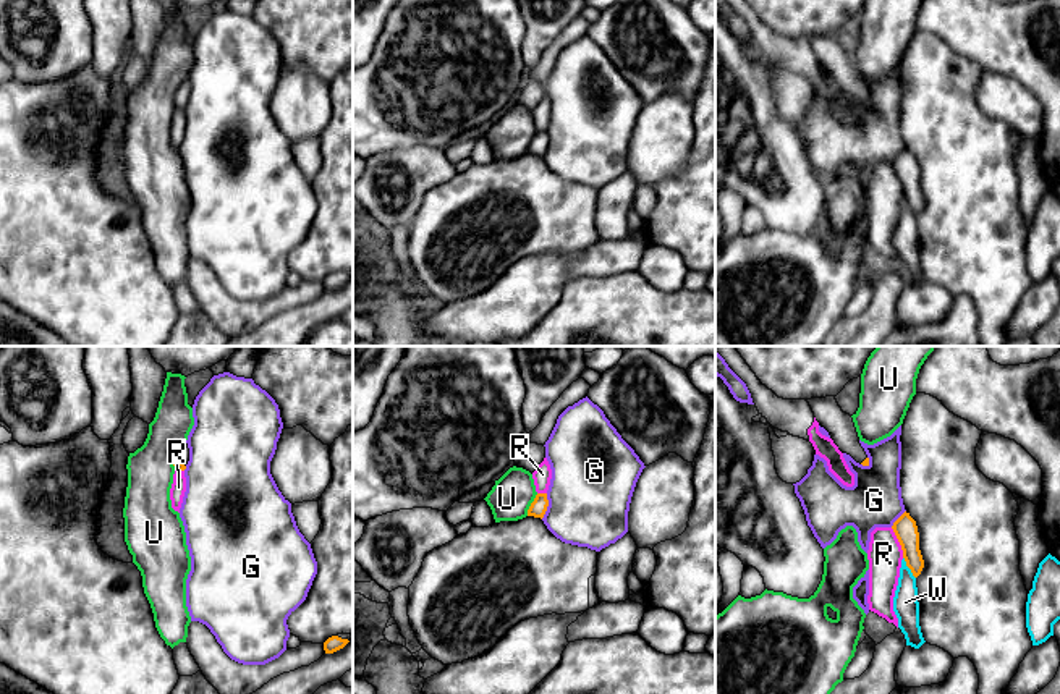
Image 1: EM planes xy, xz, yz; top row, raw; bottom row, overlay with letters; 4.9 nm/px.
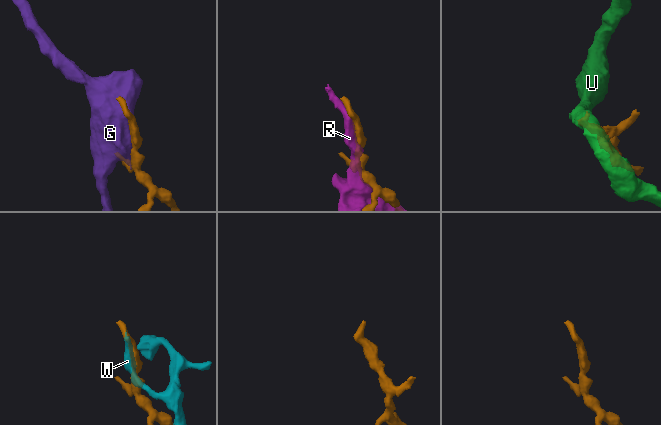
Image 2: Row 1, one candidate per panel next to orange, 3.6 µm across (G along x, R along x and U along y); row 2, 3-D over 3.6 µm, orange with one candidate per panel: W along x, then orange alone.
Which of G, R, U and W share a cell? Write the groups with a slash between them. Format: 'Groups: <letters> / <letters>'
Groups: G / R / U / W

